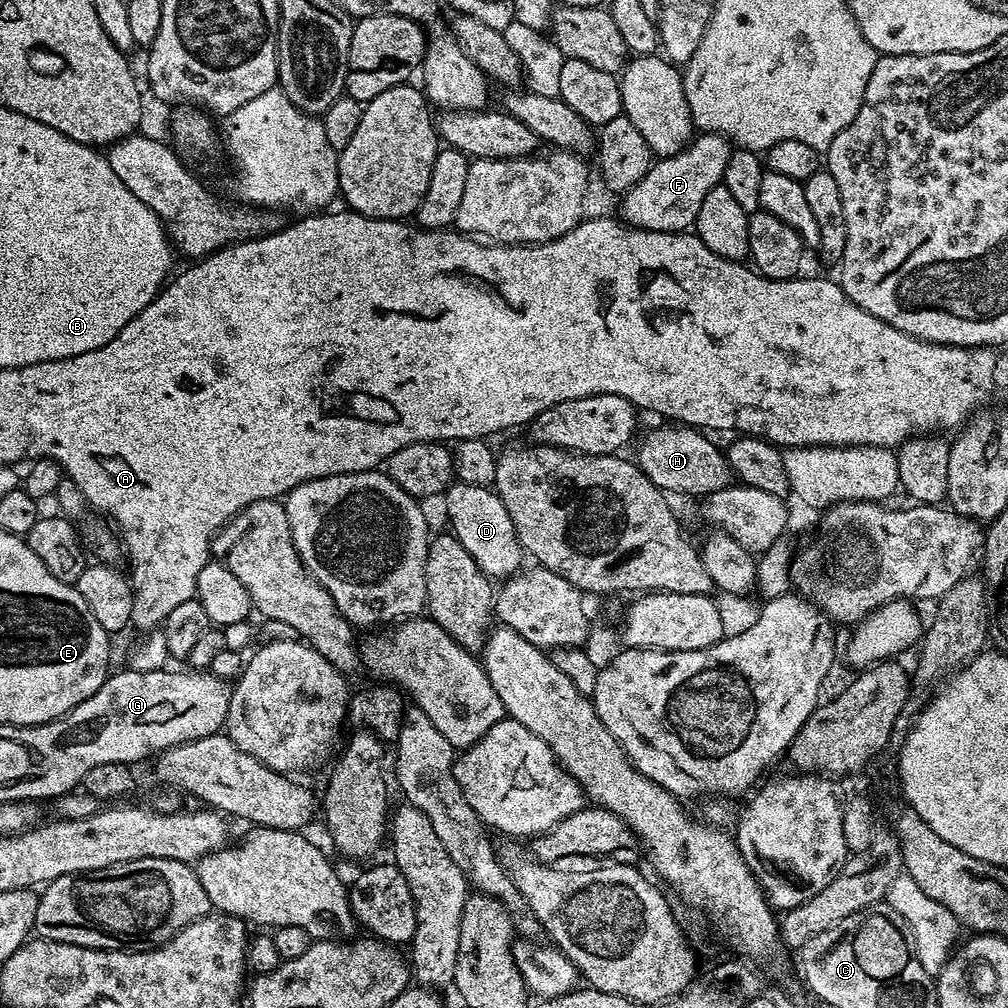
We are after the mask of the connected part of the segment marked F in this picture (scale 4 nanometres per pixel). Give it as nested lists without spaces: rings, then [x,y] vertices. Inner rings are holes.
[[[716,132],[697,135],[678,154],[657,159],[646,178],[619,197],[619,219],[631,227],[651,232],[689,231],[695,225],[706,194],[721,187],[733,151],[726,136]]]

